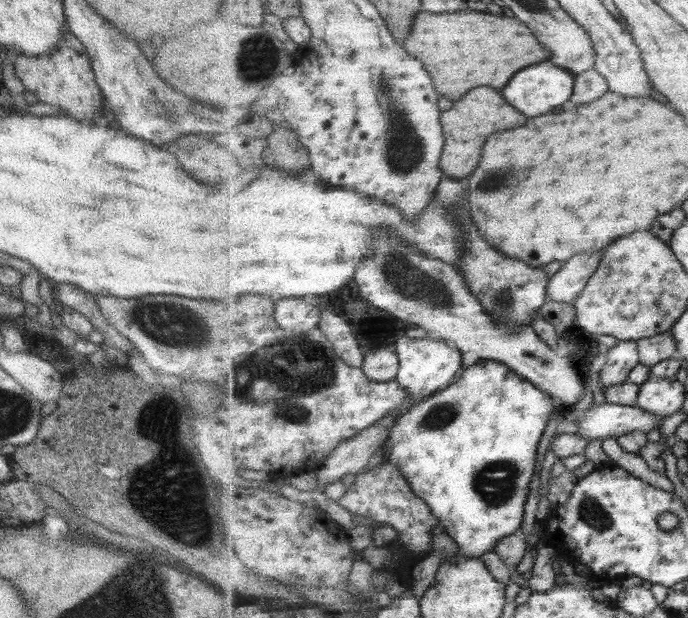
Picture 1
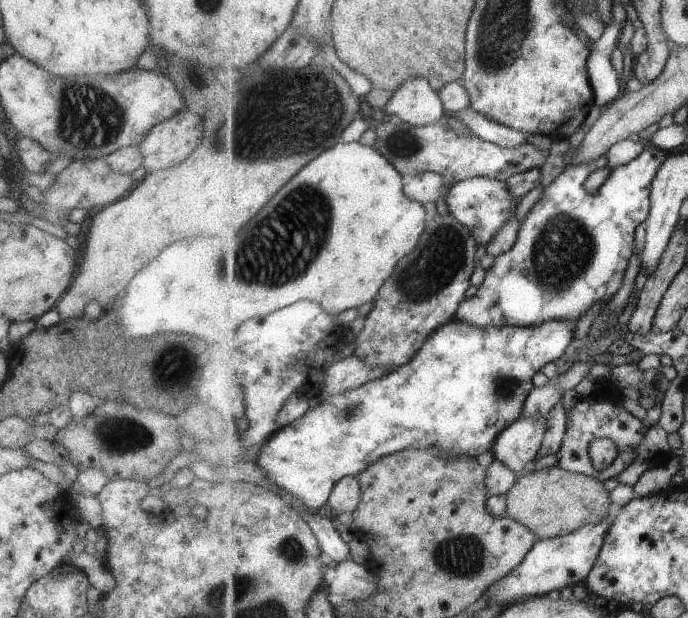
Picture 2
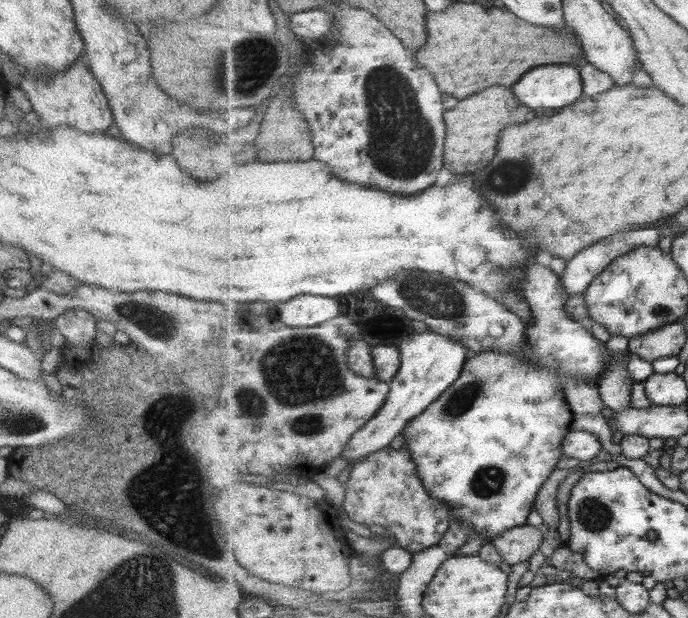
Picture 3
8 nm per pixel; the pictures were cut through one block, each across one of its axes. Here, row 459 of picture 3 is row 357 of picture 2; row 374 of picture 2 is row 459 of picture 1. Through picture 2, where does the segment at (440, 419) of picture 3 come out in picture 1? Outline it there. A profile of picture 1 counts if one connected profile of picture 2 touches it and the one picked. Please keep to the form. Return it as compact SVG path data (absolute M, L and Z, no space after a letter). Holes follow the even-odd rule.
M493 359L480 360L473 366L465 367L461 379L456 383L447 386L443 390L434 395L419 401L413 408L407 412L396 416L394 425L390 428L387 440L382 446L385 457L383 463L388 462L394 464L402 475L409 481L413 493L421 497L430 508L433 516L439 519L441 525L446 528L449 536L457 541L460 548L460 555L469 558L482 558L484 554L494 551L501 539L516 534L523 524L523 514L525 514L525 502L529 496L529 484L531 478L535 474L535 458L537 458L537 448L539 448L539 440L547 428L547 422L551 418L551 394L543 392L537 388L535 384L529 382L523 376L519 376L513 372L506 364L501 364Z

